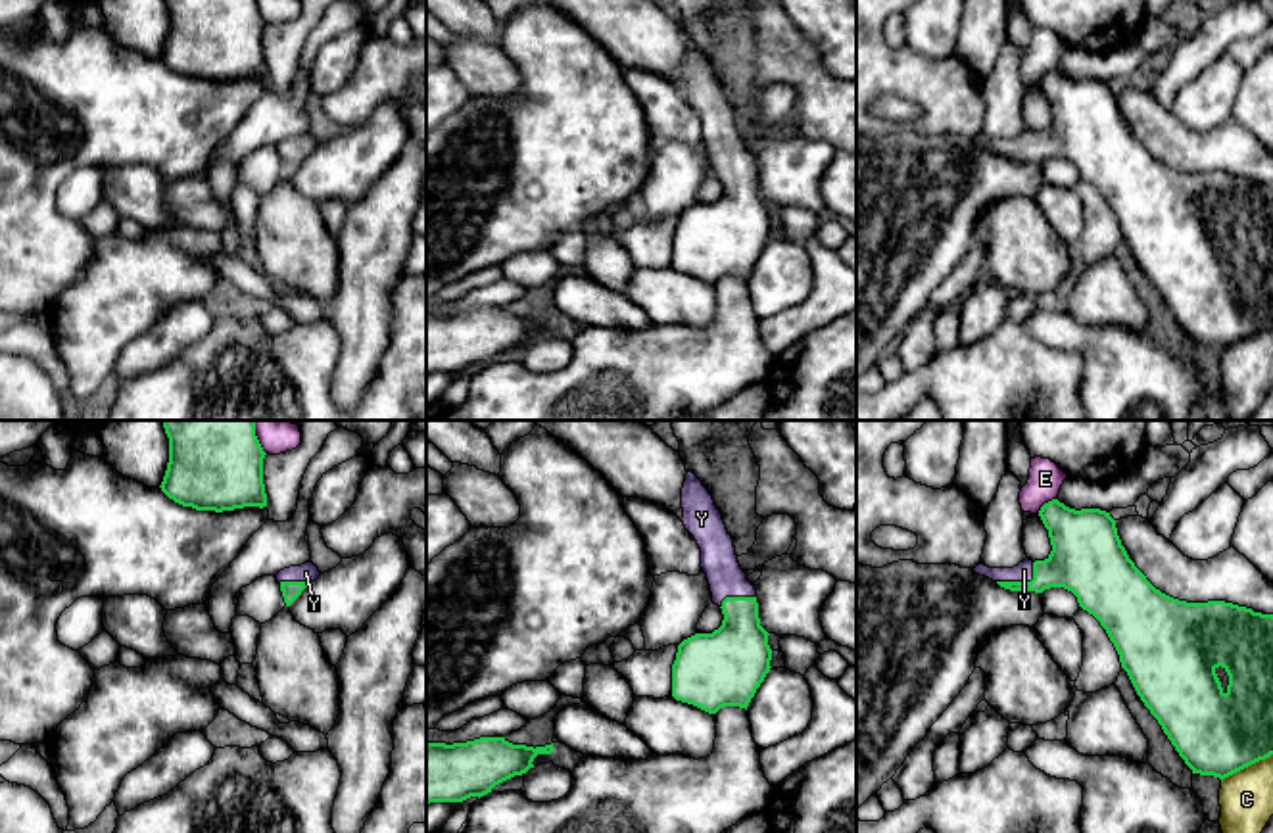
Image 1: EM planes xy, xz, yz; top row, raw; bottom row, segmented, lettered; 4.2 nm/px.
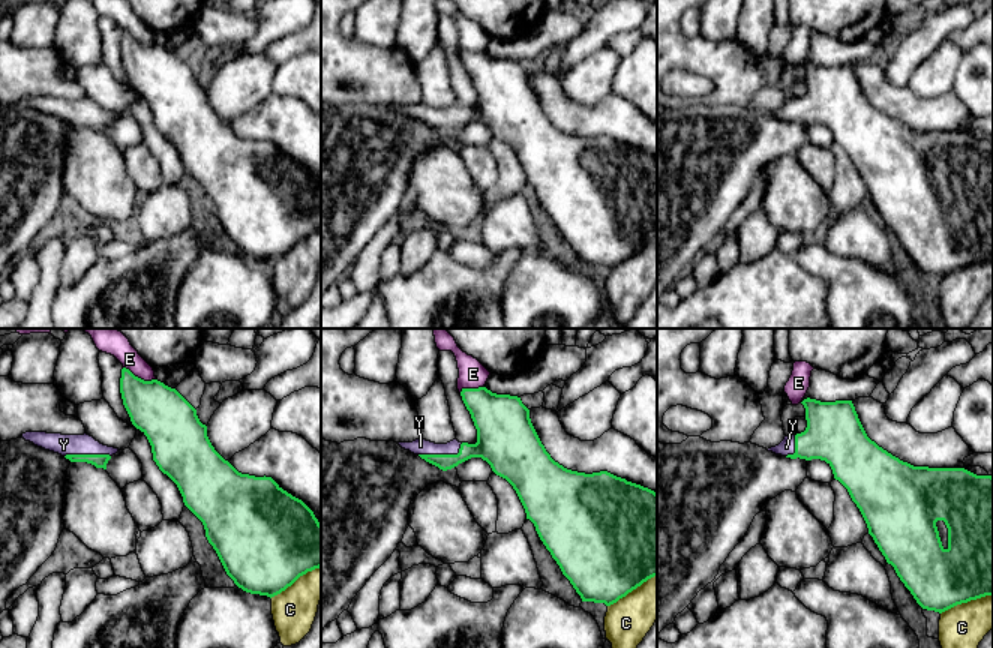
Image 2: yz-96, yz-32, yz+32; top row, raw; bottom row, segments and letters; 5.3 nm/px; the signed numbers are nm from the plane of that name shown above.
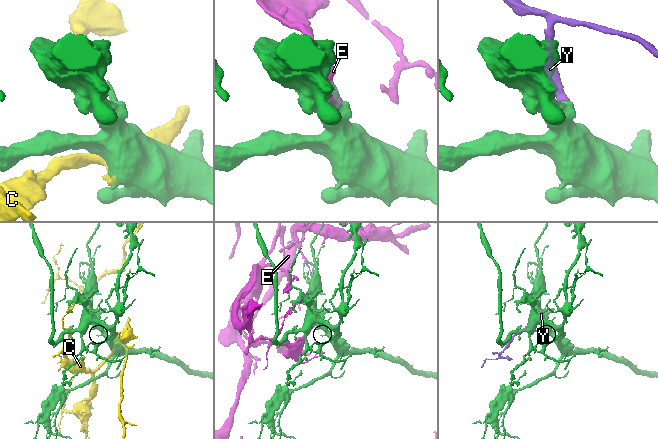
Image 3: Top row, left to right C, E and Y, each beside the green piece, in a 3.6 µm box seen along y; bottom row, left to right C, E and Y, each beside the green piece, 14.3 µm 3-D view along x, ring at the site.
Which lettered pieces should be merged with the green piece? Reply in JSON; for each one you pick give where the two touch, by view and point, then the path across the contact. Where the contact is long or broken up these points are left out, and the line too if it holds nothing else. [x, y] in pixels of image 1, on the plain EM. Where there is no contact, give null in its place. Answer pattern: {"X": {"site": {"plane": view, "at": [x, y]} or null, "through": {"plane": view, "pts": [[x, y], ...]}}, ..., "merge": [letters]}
{"Y": {"site": {"plane": "yz", "at": [1022, 152]}, "through": {"plane": "yz", "pts": [[1078, 131], [1022, 152], [1024, 141]]}}, "merge": ["Y"]}

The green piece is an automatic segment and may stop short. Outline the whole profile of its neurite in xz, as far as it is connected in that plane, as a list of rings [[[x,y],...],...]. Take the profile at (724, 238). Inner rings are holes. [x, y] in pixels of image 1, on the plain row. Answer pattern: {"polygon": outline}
{"polygon": [[[689,40],[682,79],[682,92],[701,119],[701,138],[724,190],[712,203],[695,203],[678,215],[672,267],[709,284],[724,276],[747,280],[772,238],[770,203],[760,196],[757,159],[737,132],[712,65]]]}

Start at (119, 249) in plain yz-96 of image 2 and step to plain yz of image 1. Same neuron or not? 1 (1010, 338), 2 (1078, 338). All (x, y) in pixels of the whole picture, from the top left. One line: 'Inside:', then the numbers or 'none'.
Inside: 2

